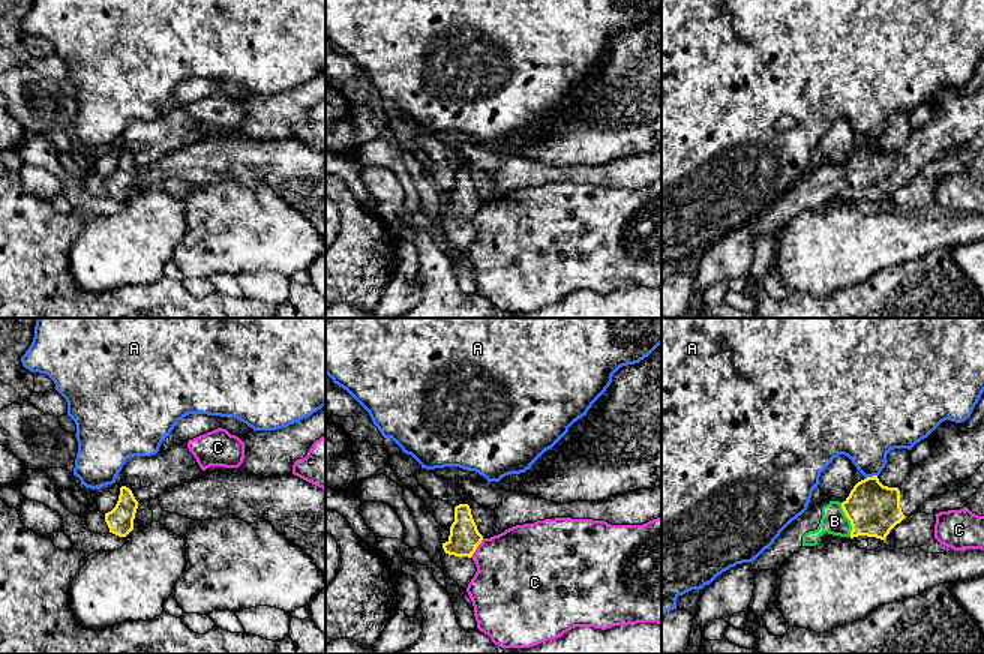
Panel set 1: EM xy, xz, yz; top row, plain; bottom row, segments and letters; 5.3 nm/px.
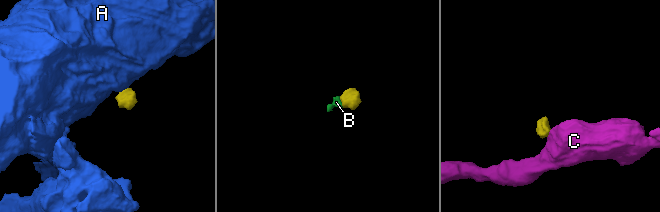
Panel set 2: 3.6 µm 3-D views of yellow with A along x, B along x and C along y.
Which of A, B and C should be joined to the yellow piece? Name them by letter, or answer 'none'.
B

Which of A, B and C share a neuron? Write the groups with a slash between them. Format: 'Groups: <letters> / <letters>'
Groups: A / B / C

